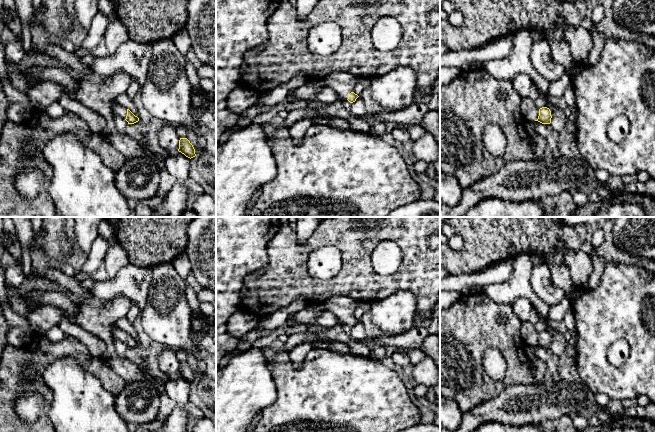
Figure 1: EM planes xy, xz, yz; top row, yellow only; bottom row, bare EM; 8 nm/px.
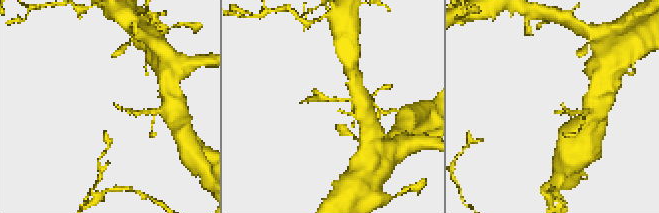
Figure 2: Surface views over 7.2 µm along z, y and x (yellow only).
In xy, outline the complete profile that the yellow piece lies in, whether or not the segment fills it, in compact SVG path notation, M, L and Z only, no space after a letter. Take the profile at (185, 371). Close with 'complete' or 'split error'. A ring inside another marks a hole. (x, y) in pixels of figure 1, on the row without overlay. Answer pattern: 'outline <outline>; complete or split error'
outline M180 362L178 375L190 383L196 380L195 373L187 362Z; complete

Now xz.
outline M345 296L331 297L319 304L325 311L333 313L340 323L348 324L350 327L356 325L359 321L355 318L354 311L357 306L357 301Z; split error

